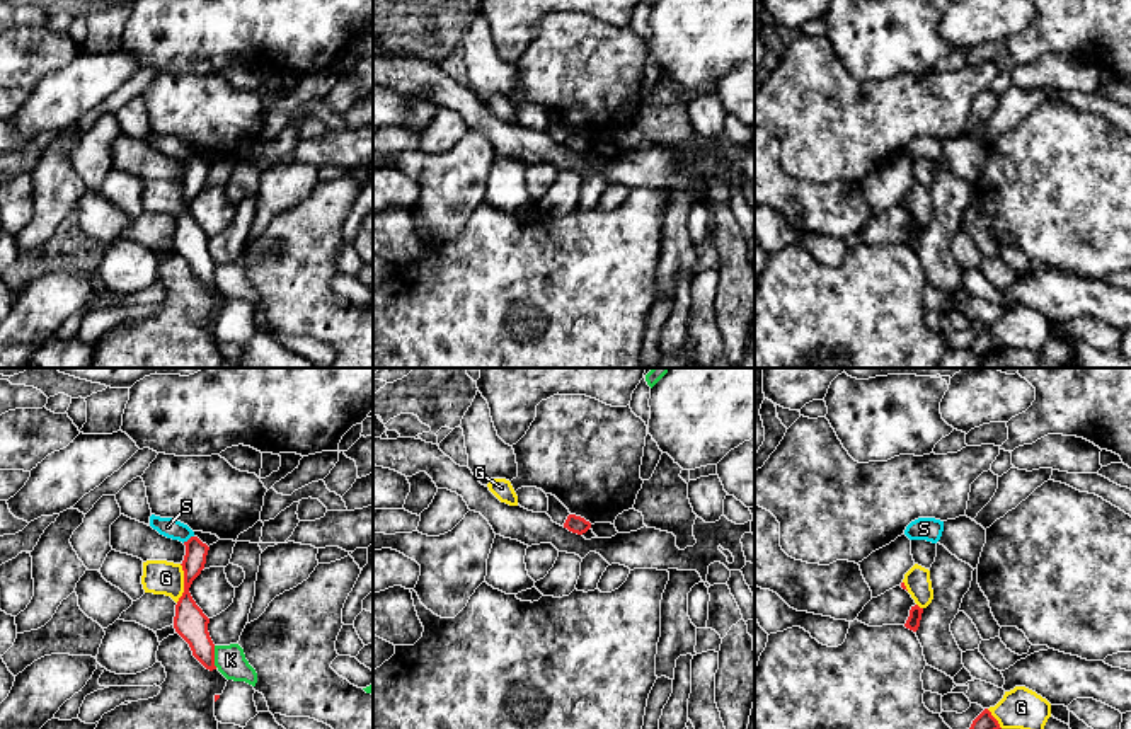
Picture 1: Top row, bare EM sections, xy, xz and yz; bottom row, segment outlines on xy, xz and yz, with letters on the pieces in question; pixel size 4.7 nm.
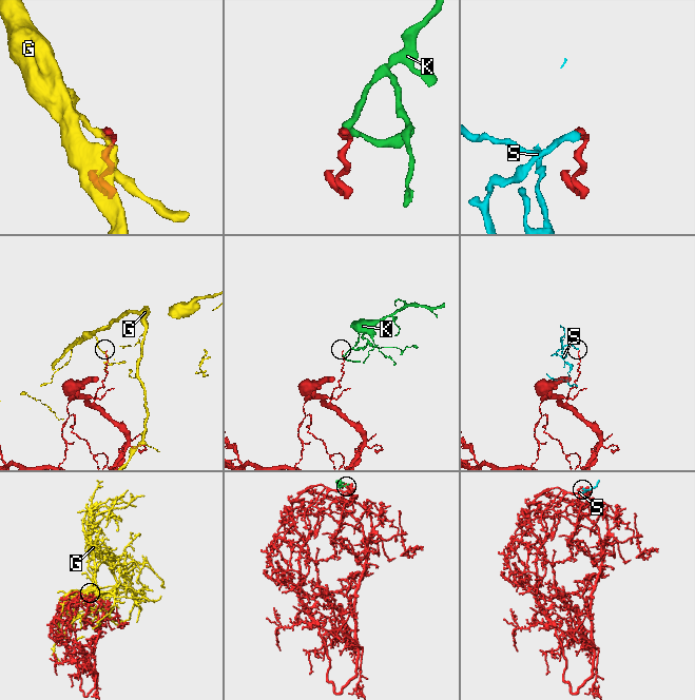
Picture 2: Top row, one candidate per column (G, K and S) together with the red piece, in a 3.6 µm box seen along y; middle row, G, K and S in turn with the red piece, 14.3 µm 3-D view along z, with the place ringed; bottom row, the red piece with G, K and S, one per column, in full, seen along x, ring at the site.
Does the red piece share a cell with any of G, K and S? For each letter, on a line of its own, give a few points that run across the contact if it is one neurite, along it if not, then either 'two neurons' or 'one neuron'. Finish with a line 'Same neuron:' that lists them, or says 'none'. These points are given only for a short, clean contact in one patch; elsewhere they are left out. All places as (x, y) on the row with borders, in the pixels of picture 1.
G: two neurons
K: line xy (213, 646), (213, 663), (217, 666); two neurons
S: line xy (193, 535), (183, 542); two neurons
Same neuron: none

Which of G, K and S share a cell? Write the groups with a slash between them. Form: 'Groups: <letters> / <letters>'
Groups: G / K / S

